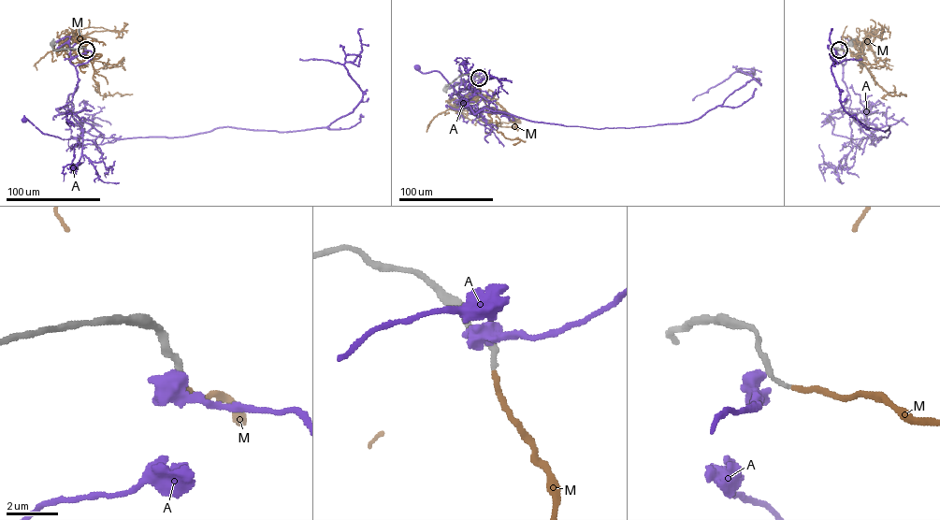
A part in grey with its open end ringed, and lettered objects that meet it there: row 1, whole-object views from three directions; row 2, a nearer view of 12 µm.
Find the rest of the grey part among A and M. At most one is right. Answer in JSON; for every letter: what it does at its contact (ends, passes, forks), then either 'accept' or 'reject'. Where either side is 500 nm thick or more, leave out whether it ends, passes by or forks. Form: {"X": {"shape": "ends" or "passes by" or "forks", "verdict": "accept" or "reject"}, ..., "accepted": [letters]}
{"A": {"verdict": "reject"}, "M": {"shape": "ends", "verdict": "accept"}, "accepted": ["M"]}

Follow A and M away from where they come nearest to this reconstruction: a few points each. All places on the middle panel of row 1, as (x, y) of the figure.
A: (478, 77), (485, 76), (464, 90), (492, 102), (495, 111), (474, 114), (440, 72), (416, 67)
M: (478, 78), (480, 89), (467, 101), (481, 97), (492, 127), (506, 138), (520, 139), (513, 144)

